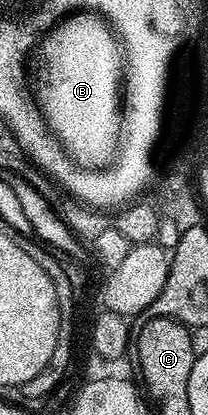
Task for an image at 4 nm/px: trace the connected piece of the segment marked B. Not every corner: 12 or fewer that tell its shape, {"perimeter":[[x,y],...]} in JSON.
{"perimeter":[[94,17],[43,49],[33,91],[67,156],[111,164],[125,54]]}

